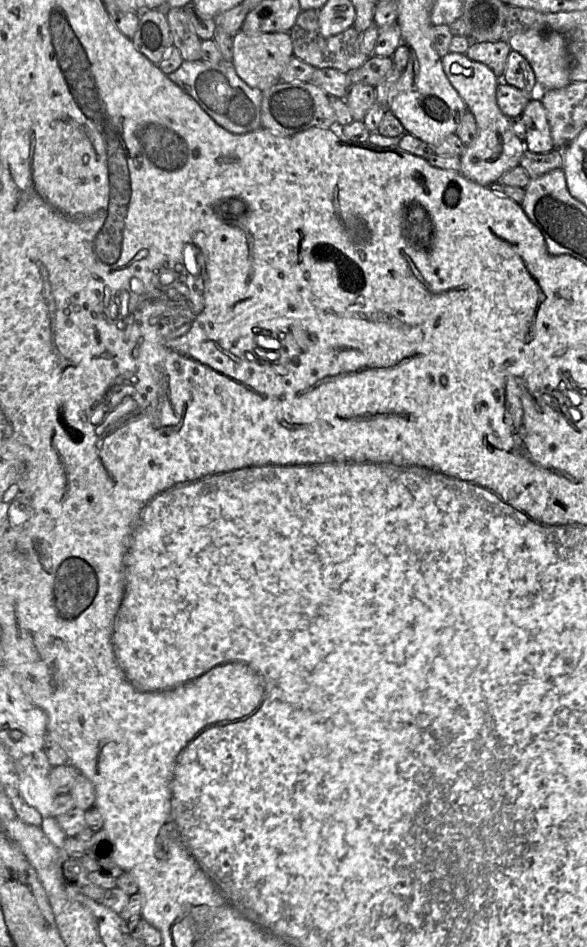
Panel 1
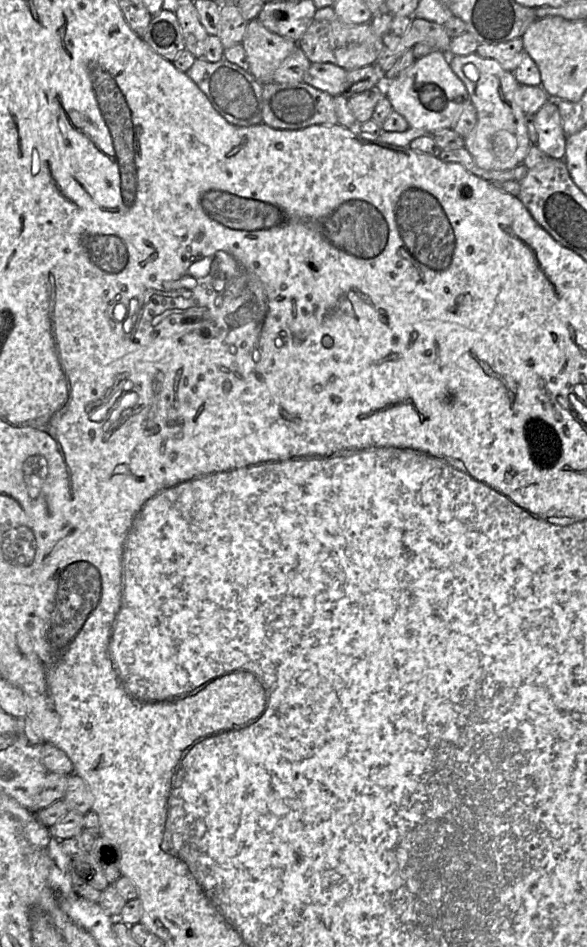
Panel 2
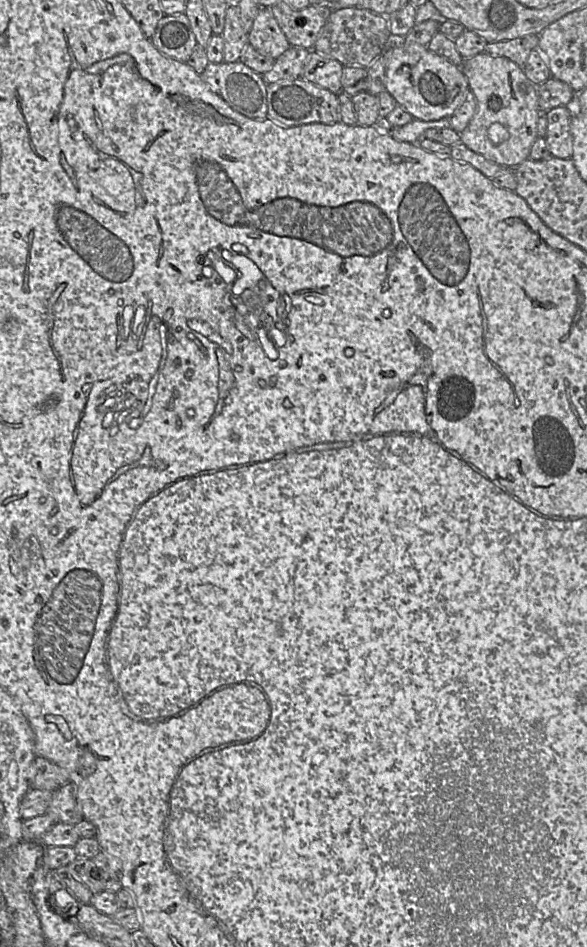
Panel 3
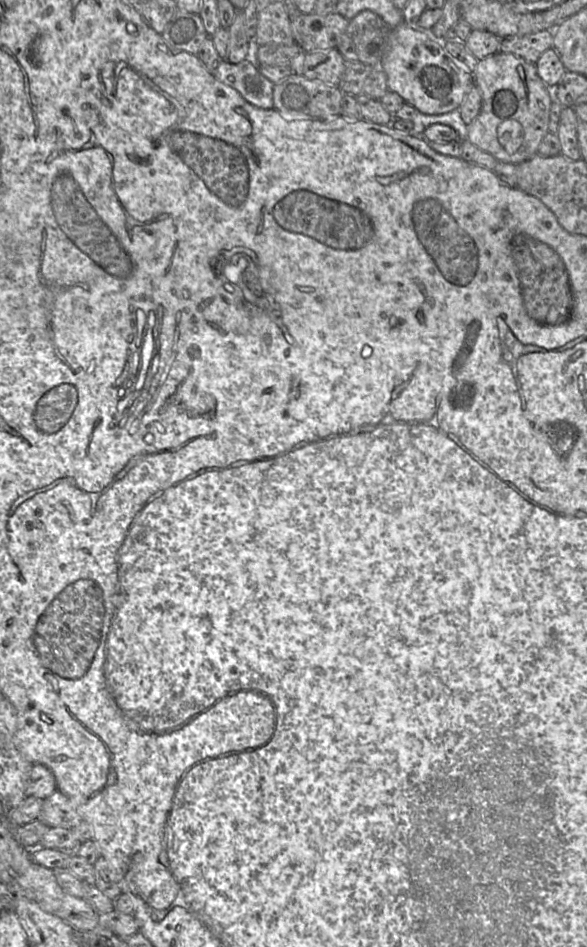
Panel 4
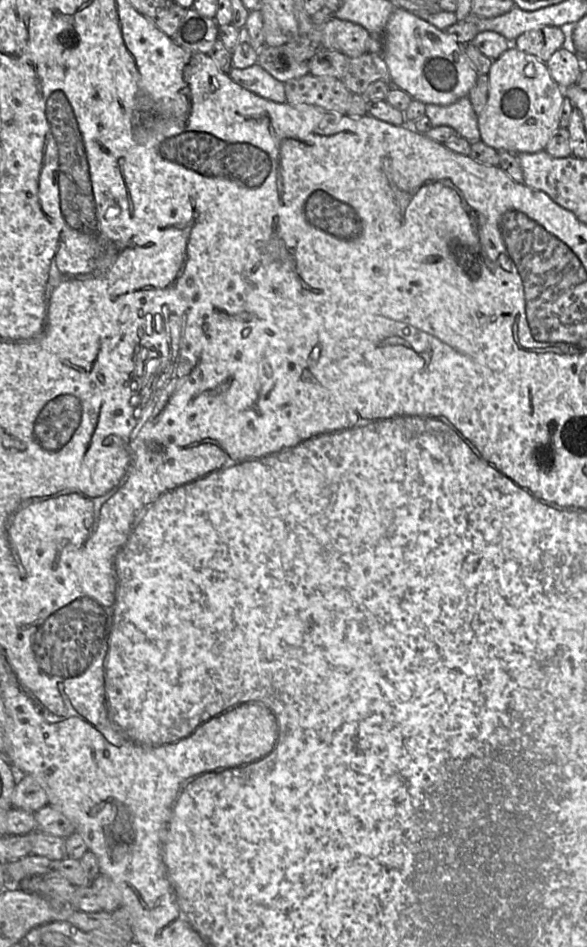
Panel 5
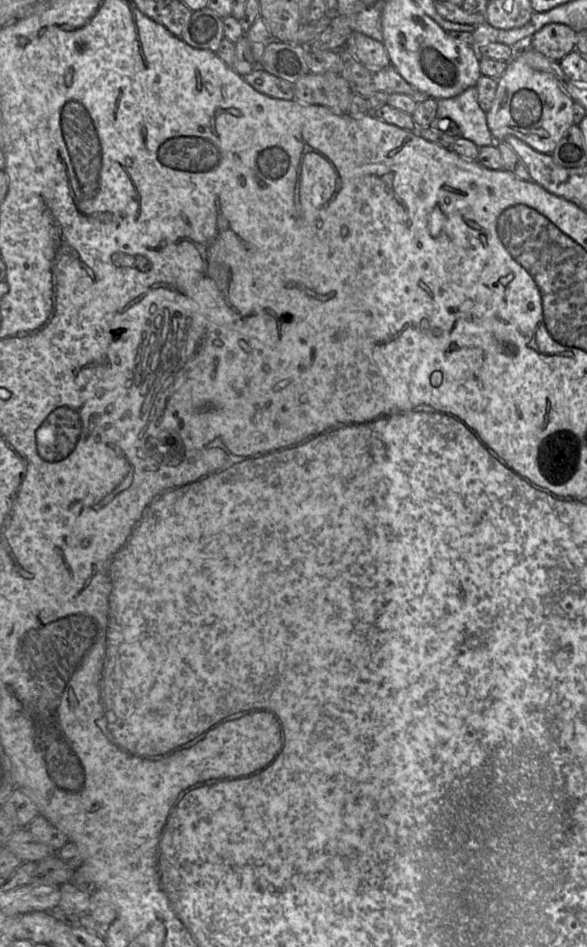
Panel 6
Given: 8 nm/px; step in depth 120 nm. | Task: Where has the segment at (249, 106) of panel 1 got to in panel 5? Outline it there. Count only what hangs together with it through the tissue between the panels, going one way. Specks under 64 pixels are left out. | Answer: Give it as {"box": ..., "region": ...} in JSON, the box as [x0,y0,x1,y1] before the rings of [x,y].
{"box":[228,63,286,102],"region":[[[257,63],[243,69],[231,68],[228,76],[241,87],[267,100],[286,102],[284,83],[275,79]]]}

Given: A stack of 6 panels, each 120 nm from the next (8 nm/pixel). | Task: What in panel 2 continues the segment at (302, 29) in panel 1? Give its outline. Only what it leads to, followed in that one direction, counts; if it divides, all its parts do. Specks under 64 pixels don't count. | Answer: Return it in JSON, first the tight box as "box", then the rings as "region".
{"box":[297,7,384,71],"region":[[[332,7],[316,10],[297,46],[303,50],[311,63],[332,63],[346,71],[374,64],[384,49],[382,36],[374,33],[369,22],[362,24],[344,22]]]}

